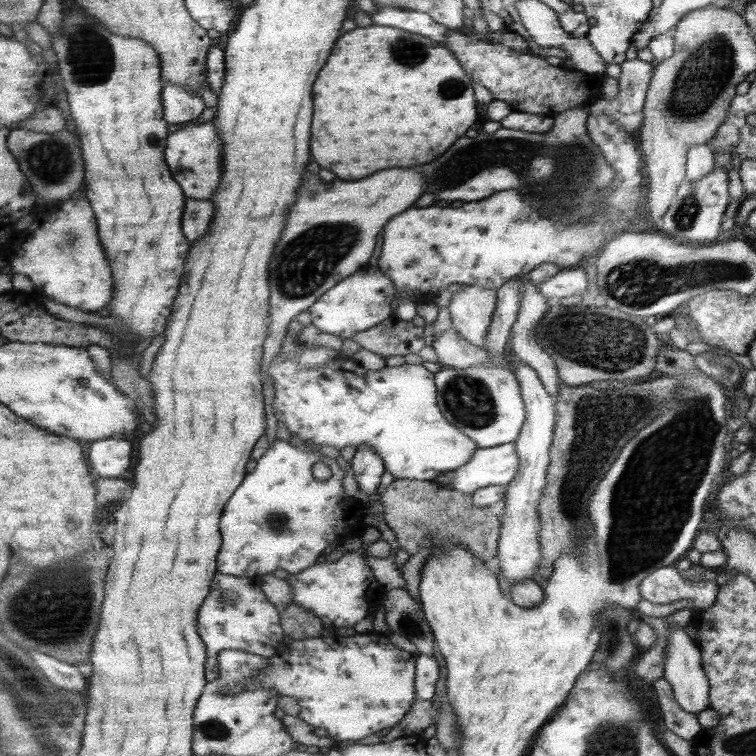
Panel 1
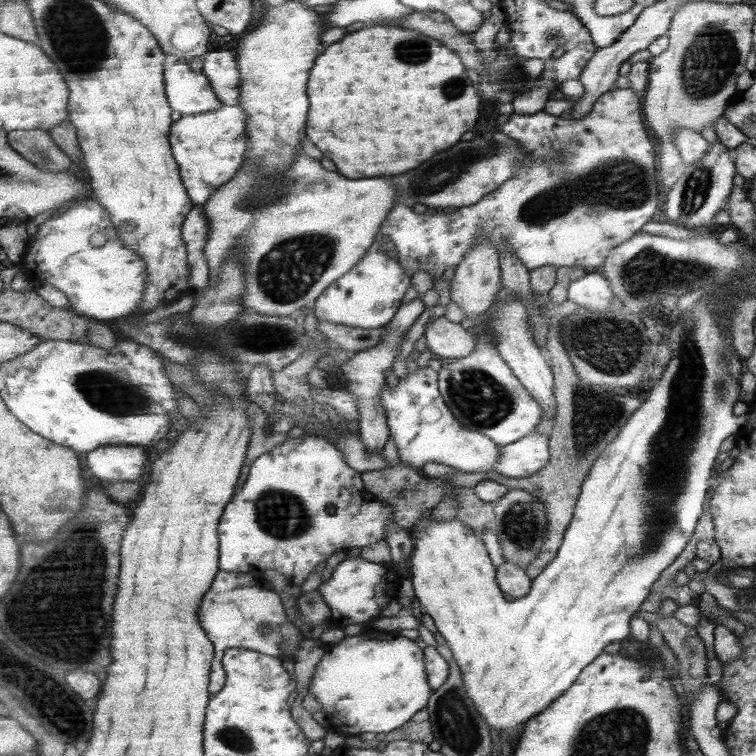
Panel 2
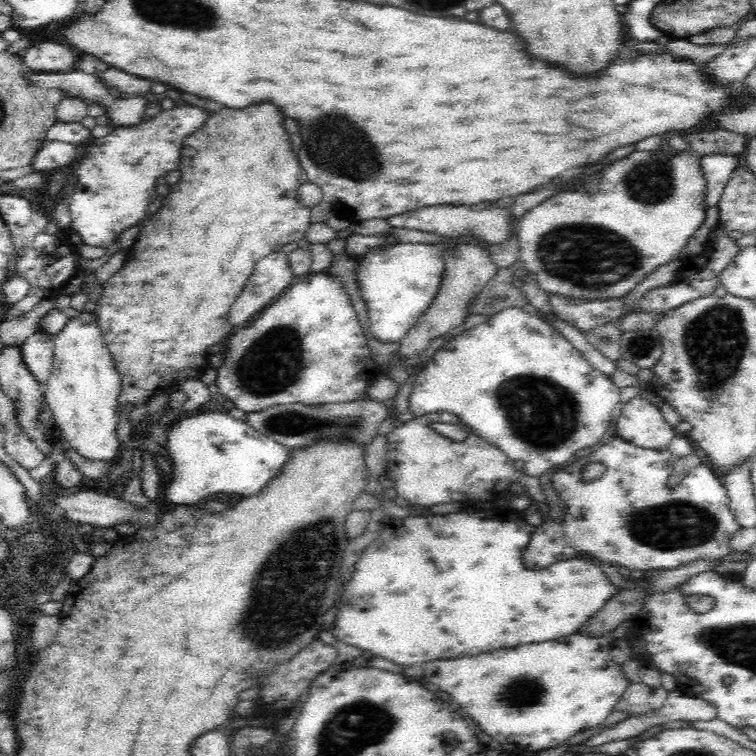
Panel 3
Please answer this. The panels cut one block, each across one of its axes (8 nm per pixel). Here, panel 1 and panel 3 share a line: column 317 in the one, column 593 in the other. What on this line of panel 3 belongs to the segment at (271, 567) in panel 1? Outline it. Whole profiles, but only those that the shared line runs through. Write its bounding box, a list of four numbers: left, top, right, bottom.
[523,436,741,574]

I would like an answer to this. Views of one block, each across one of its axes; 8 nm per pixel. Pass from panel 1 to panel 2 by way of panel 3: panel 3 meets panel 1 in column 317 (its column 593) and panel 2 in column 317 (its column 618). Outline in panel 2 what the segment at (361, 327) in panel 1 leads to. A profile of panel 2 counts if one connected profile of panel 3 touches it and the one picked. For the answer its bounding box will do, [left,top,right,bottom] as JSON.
[313,242,412,329]

